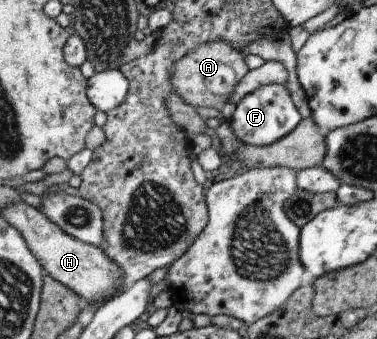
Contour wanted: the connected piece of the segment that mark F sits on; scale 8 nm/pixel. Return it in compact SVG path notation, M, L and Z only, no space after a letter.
M267 84L246 93L235 104L232 116L226 122L240 143L262 146L287 135L300 121L286 87L281 84Z

